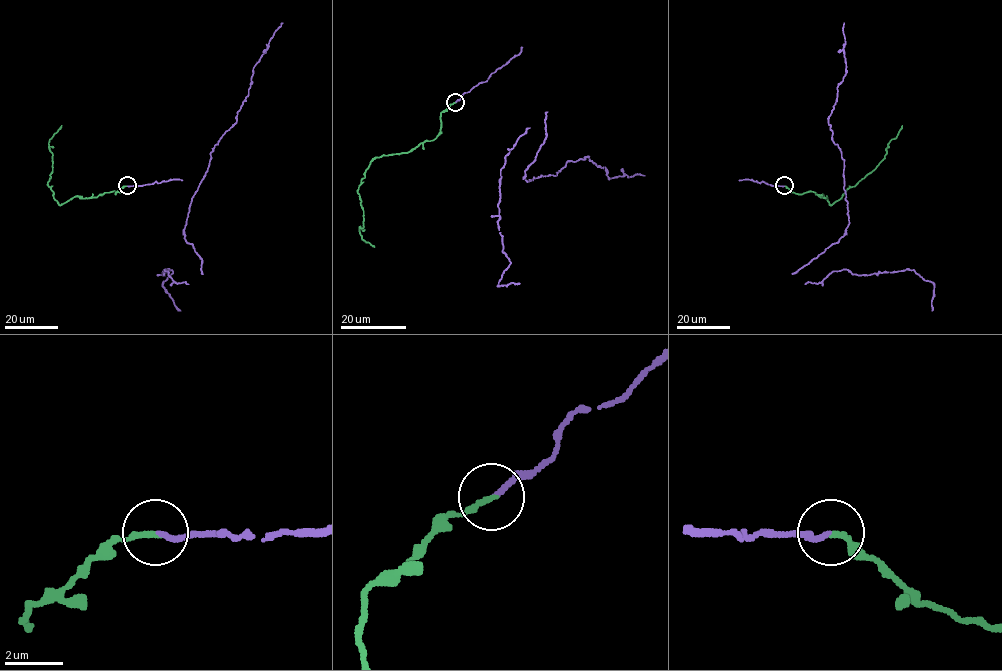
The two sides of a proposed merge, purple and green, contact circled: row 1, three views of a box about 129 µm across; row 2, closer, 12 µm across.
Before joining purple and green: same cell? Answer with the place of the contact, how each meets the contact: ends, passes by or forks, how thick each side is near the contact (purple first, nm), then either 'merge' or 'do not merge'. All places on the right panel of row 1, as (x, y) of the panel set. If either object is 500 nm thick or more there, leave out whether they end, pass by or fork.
(784, 185) | purple ends | green ends | 170/200 nm | merge

